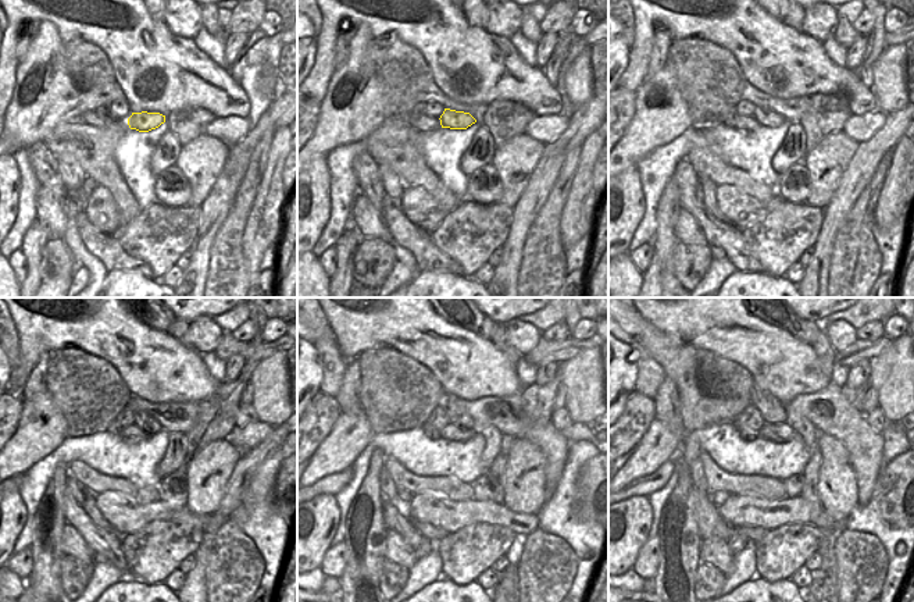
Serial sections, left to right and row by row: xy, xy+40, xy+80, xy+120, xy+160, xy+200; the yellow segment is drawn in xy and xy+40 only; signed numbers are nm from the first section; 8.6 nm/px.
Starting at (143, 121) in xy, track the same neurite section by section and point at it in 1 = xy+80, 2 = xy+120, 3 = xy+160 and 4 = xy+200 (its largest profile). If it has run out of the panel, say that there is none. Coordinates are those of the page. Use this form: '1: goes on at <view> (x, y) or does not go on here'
1: goes on at xy+80 (764, 117)
2: goes on at xy+120 (146, 423)
3: goes on at xy+160 (453, 406)
4: goes on at xy+200 (771, 410)

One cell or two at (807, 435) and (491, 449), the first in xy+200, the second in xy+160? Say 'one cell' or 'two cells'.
one cell

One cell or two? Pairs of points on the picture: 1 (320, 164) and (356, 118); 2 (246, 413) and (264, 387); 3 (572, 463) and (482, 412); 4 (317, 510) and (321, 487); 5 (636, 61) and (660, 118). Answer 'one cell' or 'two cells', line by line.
1: two cells
2: two cells
3: two cells
4: two cells
5: two cells

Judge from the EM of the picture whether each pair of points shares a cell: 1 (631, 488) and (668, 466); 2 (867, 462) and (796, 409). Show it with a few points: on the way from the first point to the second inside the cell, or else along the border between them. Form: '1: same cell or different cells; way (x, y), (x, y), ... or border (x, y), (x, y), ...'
1: same cell; way (641, 487), (656, 481), (661, 476)
2: same cell; way (856, 442), (832, 419), (821, 417), (816, 412)

